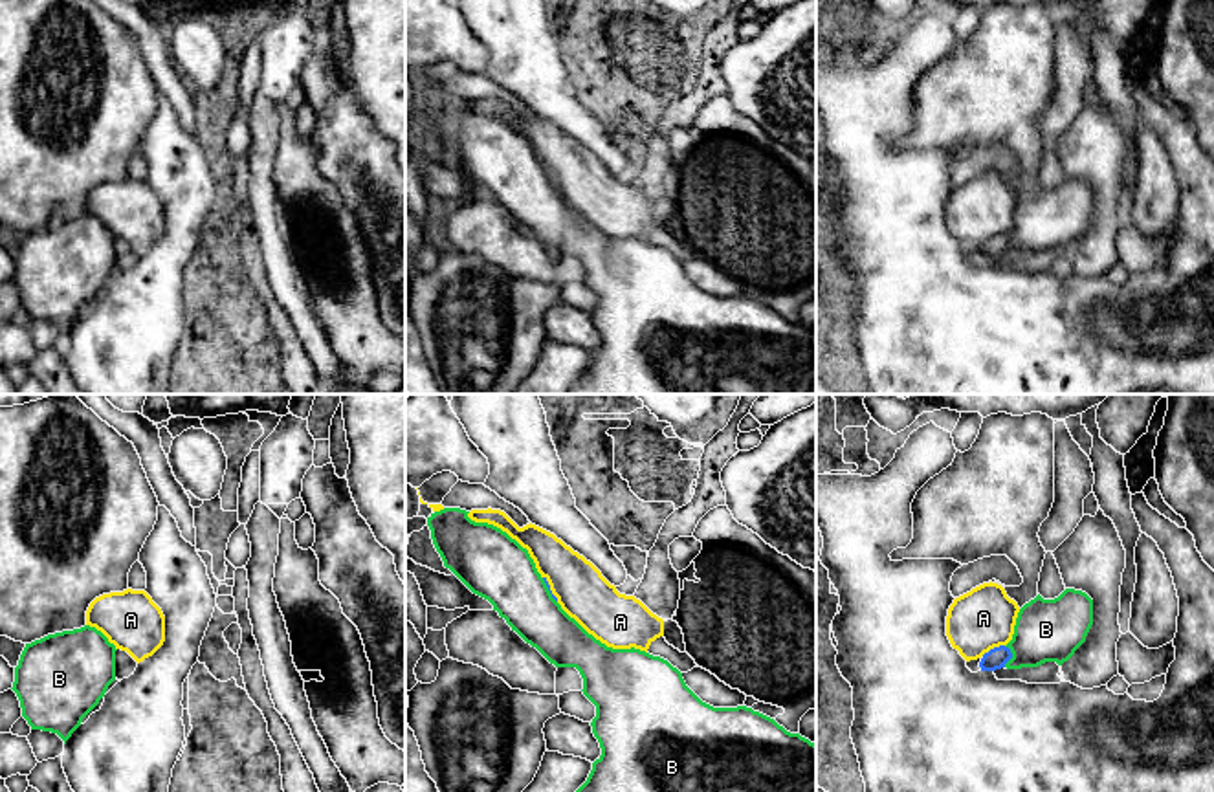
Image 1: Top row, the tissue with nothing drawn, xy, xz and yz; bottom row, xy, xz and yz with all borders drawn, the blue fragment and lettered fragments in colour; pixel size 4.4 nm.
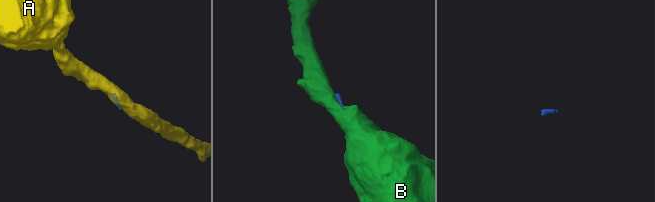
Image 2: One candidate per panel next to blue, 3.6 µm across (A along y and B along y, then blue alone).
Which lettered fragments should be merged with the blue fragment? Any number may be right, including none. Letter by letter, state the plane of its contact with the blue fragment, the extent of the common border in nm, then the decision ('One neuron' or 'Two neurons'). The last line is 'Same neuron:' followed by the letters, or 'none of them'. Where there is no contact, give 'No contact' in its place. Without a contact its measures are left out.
A: Touches blue in yz. Shared border 120 nm. Two neurons
B: Touches blue in yz. Shared border 100 nm. Two neurons
Same neuron: none of them

